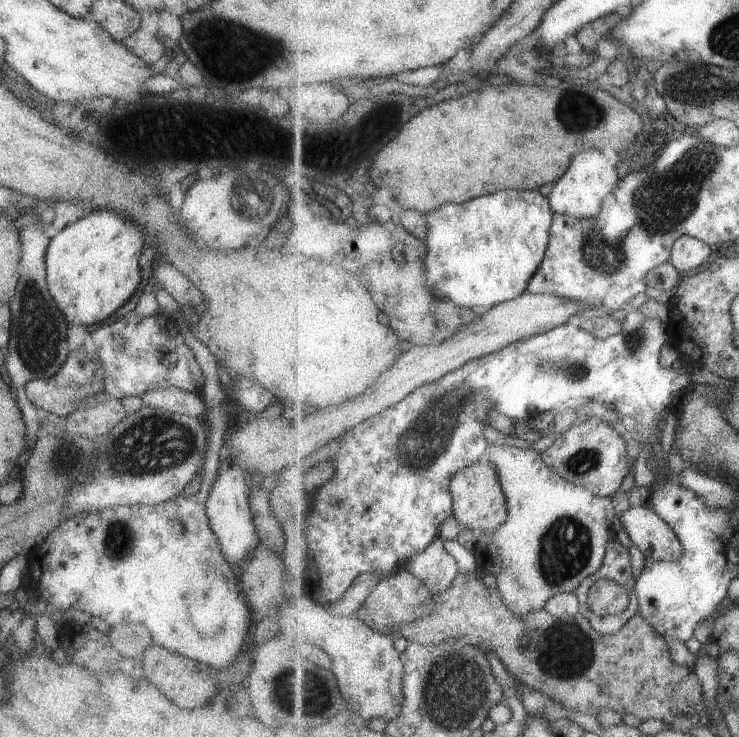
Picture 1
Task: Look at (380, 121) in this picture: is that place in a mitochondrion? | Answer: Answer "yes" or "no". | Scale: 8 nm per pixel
no

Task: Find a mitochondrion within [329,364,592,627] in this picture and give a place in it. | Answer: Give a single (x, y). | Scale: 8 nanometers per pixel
(417, 450)

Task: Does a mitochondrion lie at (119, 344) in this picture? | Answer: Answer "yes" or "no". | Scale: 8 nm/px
yes

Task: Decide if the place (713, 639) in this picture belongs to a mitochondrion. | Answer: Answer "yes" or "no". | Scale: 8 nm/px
no

